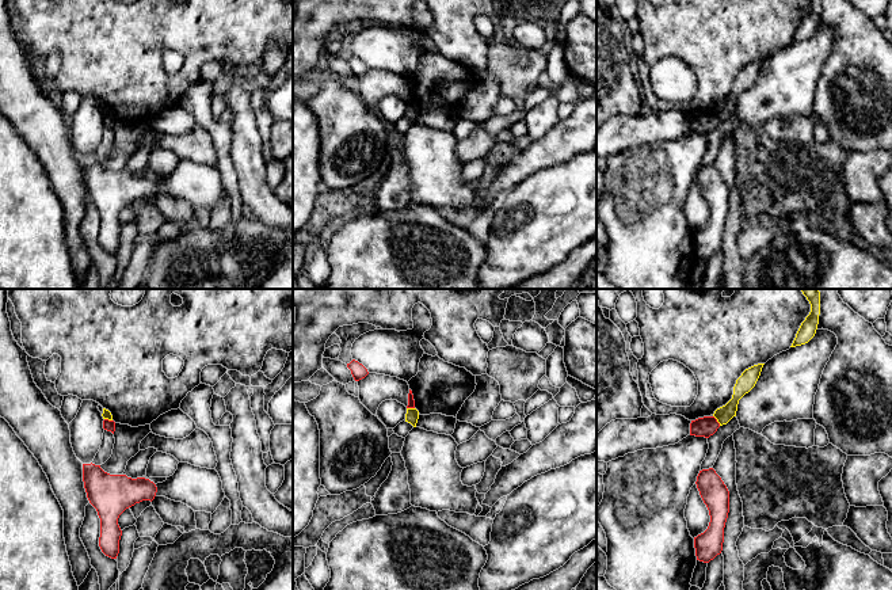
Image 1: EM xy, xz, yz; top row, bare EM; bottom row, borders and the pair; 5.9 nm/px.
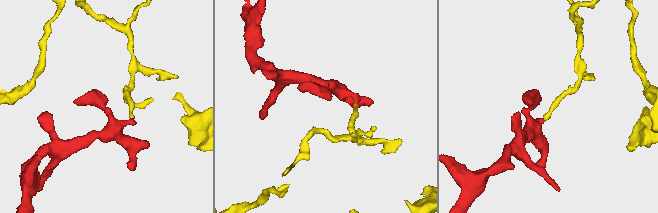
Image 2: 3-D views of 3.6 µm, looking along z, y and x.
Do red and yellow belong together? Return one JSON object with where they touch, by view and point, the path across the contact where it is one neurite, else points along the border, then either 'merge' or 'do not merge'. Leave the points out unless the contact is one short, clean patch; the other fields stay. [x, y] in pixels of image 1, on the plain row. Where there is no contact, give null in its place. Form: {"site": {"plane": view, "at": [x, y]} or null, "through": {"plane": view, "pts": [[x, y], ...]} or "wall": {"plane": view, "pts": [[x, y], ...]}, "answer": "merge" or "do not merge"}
{"site": {"plane": "yz", "at": [716, 117]}, "wall": {"plane": "yz", "pts": [[713, 111], [720, 121]]}, "answer": "do not merge"}

